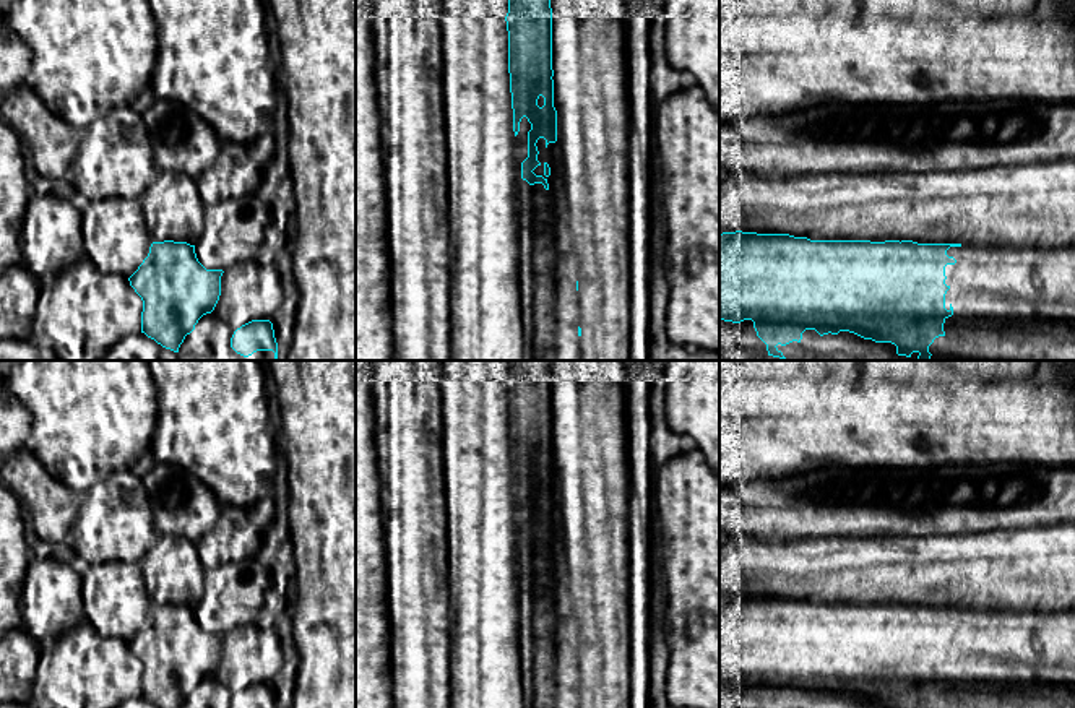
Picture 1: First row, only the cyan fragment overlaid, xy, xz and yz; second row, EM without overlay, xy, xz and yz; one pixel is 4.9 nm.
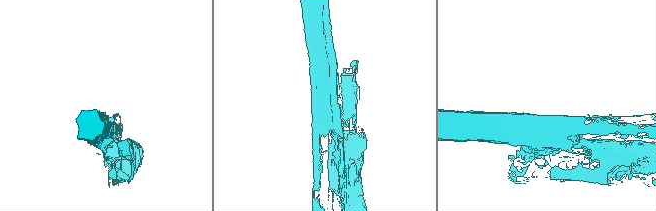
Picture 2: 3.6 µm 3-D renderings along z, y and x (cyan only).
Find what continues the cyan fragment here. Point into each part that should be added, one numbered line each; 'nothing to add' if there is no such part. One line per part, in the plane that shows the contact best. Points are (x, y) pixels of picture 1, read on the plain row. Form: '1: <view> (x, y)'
1: yz (999, 658)

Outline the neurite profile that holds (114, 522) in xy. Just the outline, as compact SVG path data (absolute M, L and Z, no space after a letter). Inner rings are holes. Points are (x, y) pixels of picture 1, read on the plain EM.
M120 469L81 492L68 536L76 557L91 565L112 560L136 563L159 539L143 479Z

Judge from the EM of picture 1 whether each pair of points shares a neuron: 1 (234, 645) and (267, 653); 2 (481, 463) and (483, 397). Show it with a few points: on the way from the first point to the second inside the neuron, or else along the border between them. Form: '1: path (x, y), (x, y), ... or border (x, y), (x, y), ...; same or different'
1: path (242, 650), (259, 653); same
2: path (481, 447), (481, 413); same

